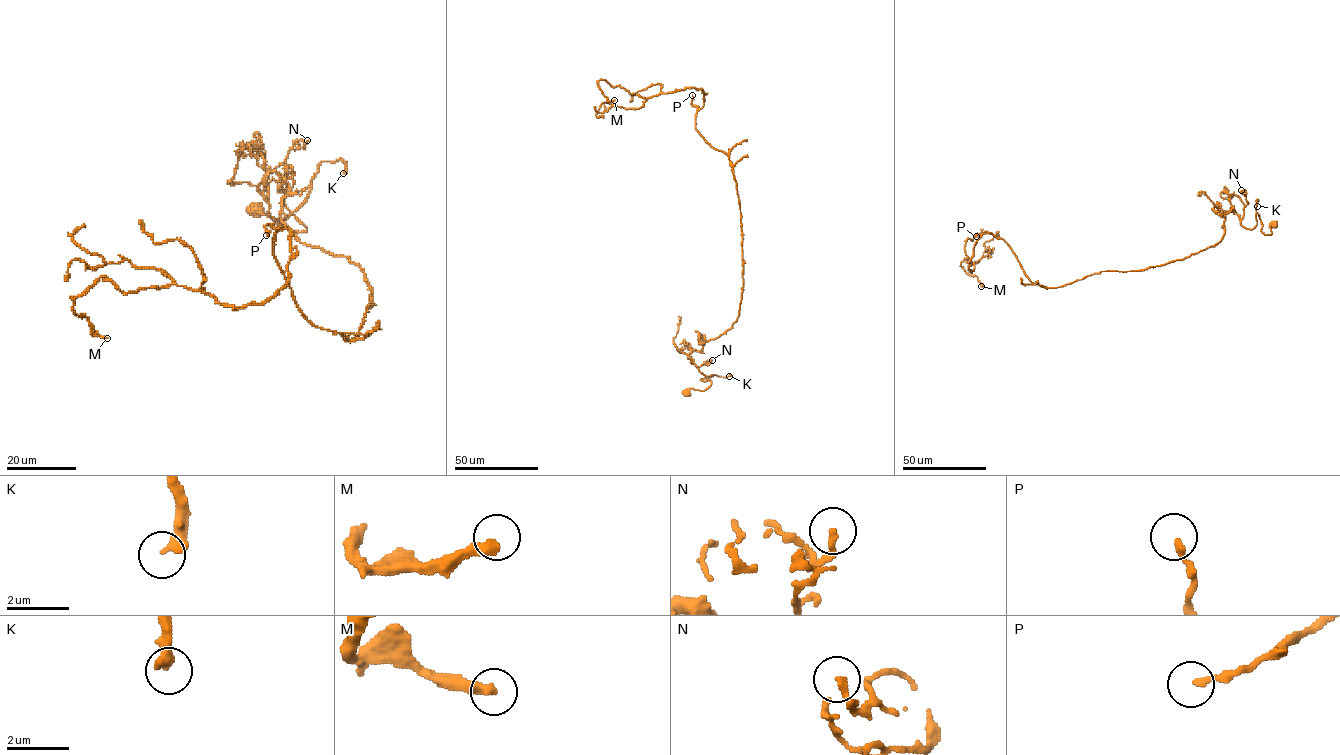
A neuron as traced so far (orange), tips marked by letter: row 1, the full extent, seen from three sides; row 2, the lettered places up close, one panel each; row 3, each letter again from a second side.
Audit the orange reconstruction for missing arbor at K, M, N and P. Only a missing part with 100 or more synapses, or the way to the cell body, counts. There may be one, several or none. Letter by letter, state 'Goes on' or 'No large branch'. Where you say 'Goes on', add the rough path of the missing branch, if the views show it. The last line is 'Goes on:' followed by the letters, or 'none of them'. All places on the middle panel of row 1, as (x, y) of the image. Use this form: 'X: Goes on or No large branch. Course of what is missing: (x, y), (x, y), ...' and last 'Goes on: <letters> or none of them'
K: No large branch
M: No large branch
N: No large branch
P: No large branch
Goes on: none of them

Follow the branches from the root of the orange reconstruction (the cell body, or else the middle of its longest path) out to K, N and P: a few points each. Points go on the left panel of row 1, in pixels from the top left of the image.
K: (256, 210), (293, 231), (304, 232), (306, 228), (284, 200), (311, 185), (322, 162), (341, 160), (343, 173)
N: (256, 210), (306, 230), (284, 200), (310, 188), (275, 220), (267, 176), (307, 140)
P: (256, 210), (304, 232), (310, 188), (275, 220), (258, 186), (362, 270), (353, 340), (266, 235)

